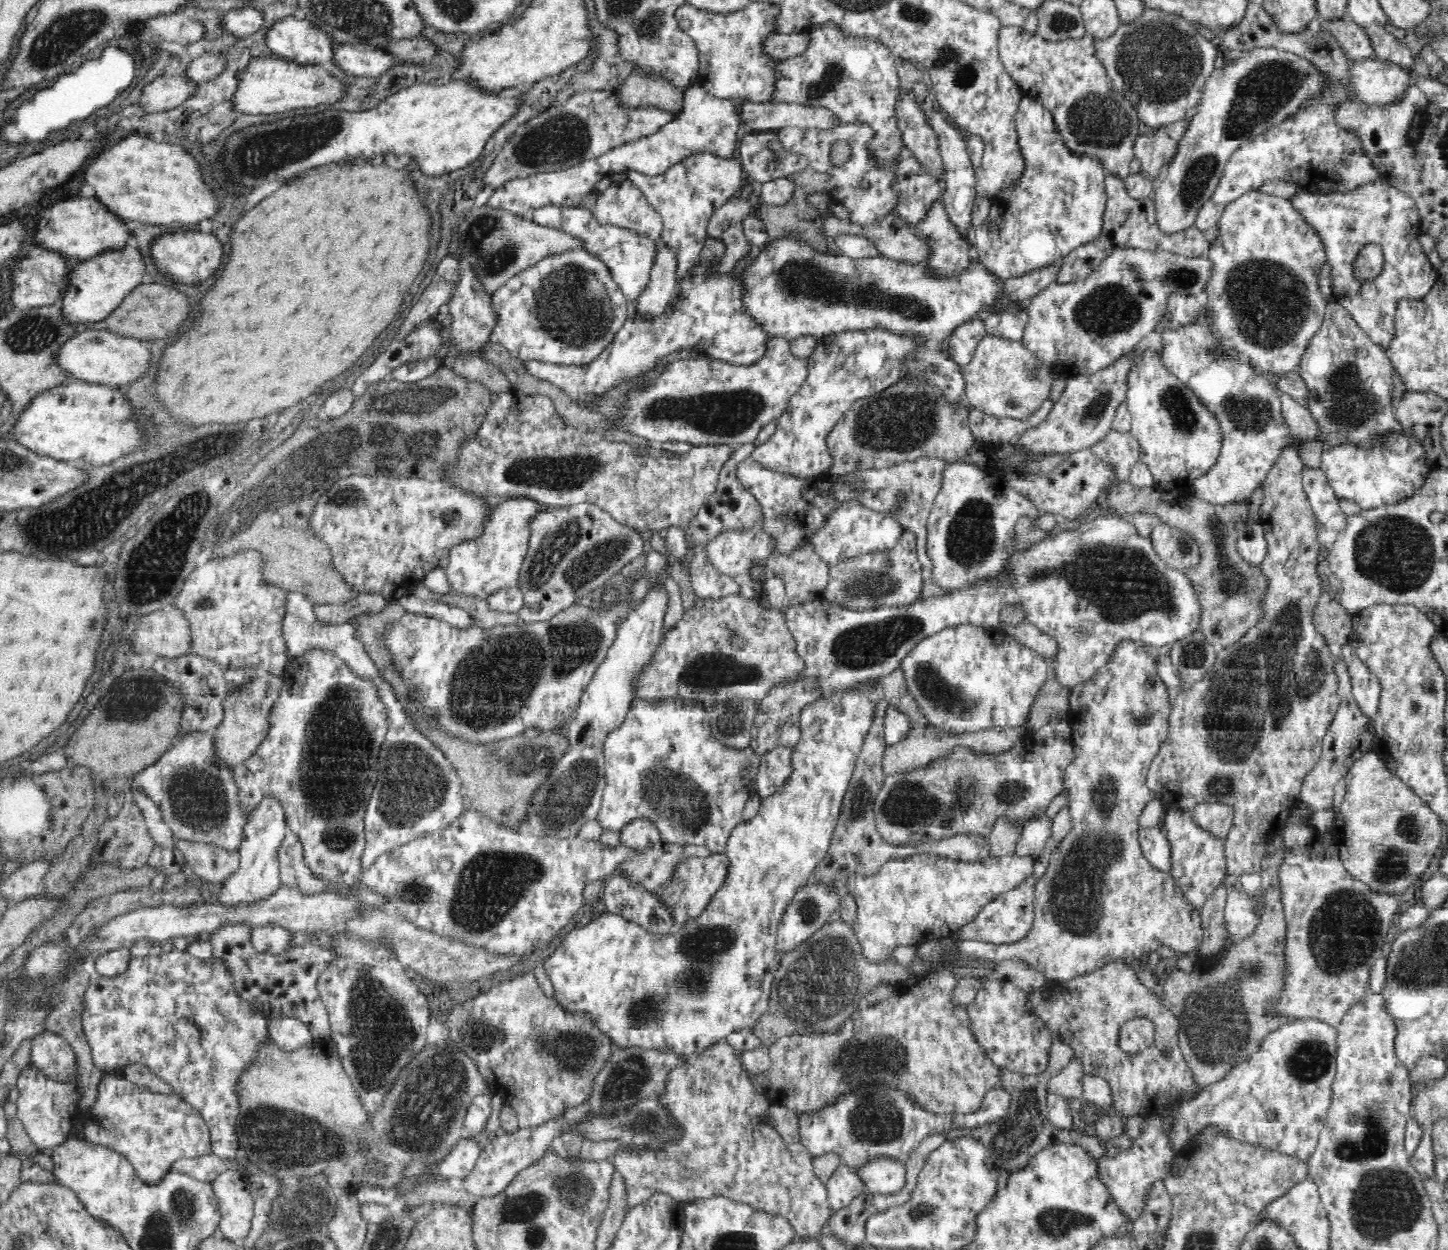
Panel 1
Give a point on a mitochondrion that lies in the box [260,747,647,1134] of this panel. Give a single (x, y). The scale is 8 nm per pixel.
(490, 885)

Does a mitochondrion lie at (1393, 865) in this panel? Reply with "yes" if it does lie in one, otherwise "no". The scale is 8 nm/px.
yes

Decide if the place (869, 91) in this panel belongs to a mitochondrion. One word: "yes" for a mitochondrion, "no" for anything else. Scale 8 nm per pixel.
yes

